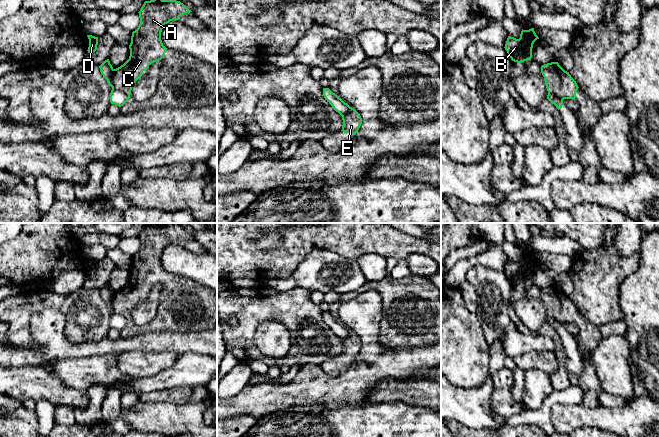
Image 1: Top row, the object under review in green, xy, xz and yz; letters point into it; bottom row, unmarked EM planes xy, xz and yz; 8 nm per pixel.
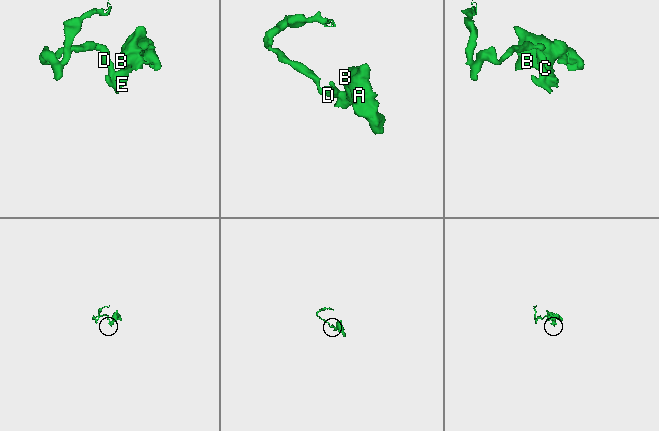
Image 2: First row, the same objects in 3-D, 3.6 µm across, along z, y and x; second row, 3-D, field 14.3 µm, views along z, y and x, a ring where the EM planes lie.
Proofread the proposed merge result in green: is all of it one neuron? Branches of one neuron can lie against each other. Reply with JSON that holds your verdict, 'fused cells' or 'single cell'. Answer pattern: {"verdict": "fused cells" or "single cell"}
{"verdict": "fused cells"}

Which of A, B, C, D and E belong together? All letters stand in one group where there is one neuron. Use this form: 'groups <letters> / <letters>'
groups A B C E / D

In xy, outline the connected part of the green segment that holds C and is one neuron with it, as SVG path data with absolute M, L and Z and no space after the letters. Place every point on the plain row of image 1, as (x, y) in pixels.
M176 224L145 225L138 236L140 248L132 256L129 283L113 294L113 312L130 321L132 310L140 303L142 296L152 287L161 284L166 277L167 272L161 264L164 249L190 236L183 227Z

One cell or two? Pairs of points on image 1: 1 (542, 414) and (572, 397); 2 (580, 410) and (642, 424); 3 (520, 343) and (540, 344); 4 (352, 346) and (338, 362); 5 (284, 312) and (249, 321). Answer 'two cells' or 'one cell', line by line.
1: one cell
2: one cell
3: one cell
4: one cell
5: one cell

